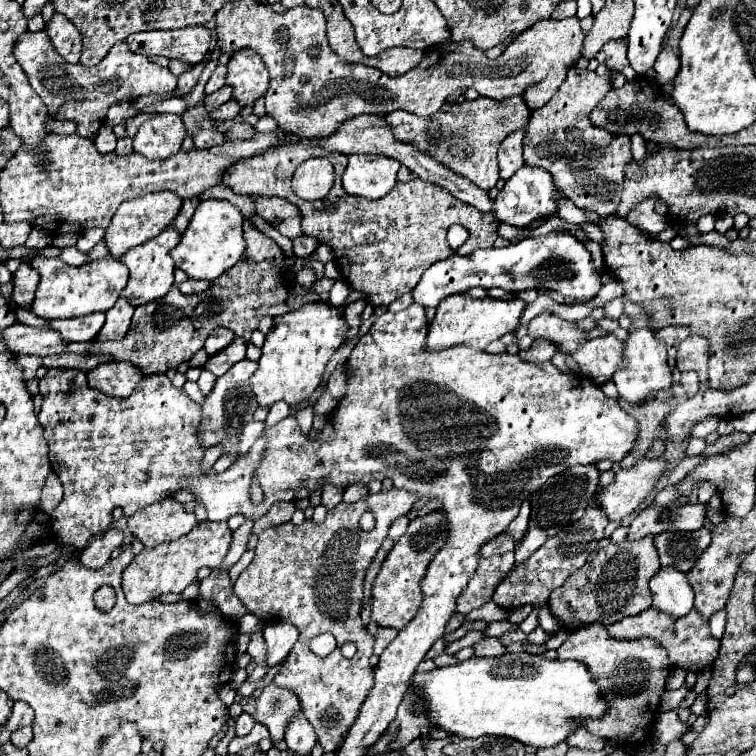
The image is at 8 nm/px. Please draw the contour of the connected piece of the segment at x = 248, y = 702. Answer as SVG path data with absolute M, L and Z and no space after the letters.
M273 681L267 683L253 697L245 697L241 705L245 713L249 713L257 723L269 729L273 743L281 741L285 737L285 729L291 723L291 719L303 713L297 695L289 689L275 685Z

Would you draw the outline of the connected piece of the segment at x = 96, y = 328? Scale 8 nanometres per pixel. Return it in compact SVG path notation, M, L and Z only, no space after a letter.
M92 313L84 317L77 317L77 321L69 319L55 319L49 327L57 329L65 341L93 341L105 323L105 313Z

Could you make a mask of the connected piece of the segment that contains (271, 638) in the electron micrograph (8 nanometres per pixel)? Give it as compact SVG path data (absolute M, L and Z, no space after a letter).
M277 621L277 623L265 625L263 637L265 637L265 643L267 643L267 663L273 667L289 655L289 651L297 643L299 631L289 621Z

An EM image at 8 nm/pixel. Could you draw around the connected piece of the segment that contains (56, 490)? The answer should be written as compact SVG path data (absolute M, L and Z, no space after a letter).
M51 473L47 477L47 485L41 489L41 499L39 499L39 509L43 513L53 513L53 509L61 503L63 497L63 489L61 489L61 481L55 473Z

